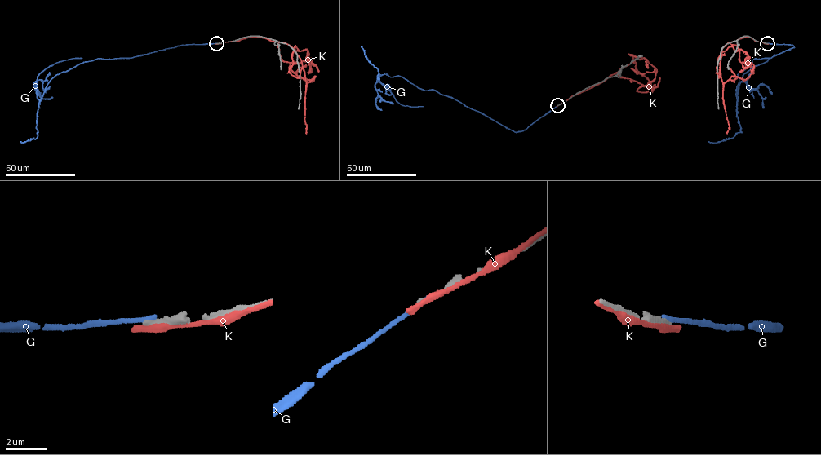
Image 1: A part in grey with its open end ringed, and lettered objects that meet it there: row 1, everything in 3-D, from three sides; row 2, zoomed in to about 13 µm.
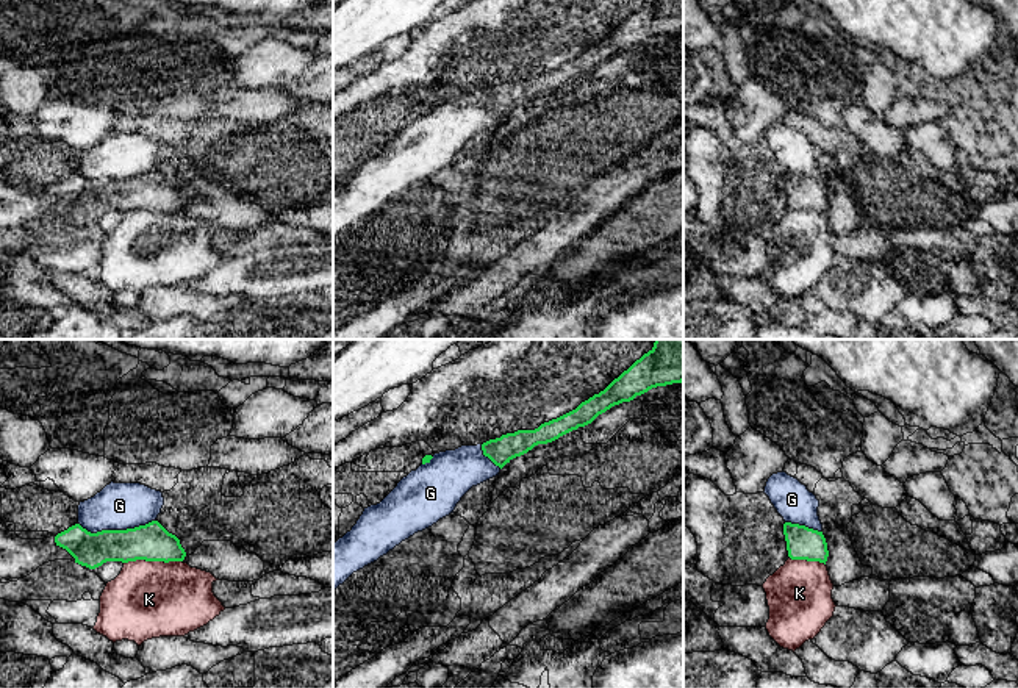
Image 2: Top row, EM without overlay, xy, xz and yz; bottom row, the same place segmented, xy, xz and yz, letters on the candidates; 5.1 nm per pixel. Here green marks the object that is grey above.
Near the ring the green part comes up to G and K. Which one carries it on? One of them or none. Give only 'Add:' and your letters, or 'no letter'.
Add: no letter

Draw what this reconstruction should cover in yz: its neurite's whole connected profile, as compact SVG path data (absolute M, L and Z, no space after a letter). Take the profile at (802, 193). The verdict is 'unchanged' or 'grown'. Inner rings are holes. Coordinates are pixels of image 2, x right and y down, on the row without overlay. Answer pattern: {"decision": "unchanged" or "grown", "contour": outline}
{"decision": "unchanged", "contour": "M785 172L783 185L788 206L791 210L819 211L826 214L829 200L823 181L805 175Z"}

